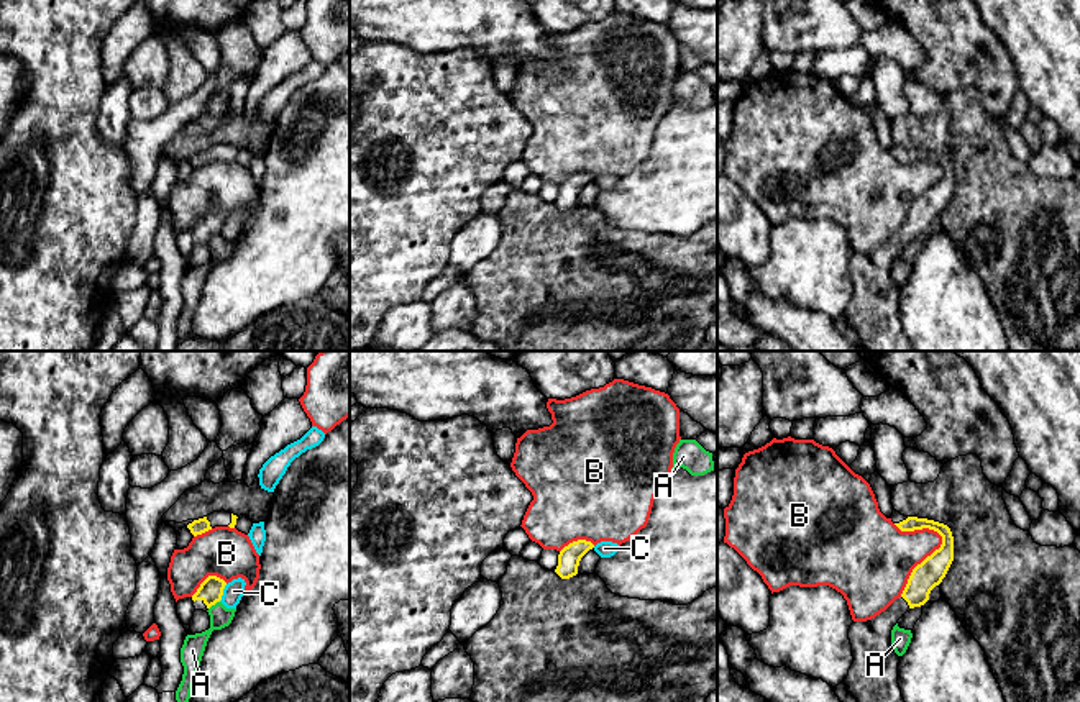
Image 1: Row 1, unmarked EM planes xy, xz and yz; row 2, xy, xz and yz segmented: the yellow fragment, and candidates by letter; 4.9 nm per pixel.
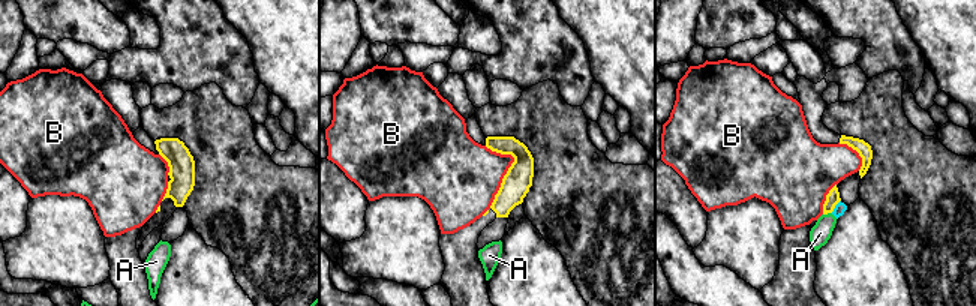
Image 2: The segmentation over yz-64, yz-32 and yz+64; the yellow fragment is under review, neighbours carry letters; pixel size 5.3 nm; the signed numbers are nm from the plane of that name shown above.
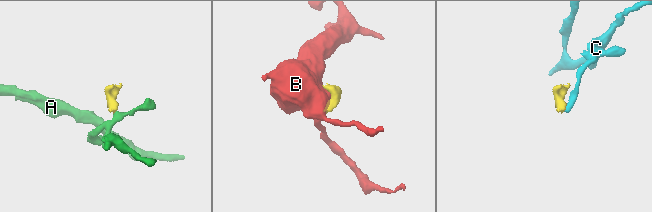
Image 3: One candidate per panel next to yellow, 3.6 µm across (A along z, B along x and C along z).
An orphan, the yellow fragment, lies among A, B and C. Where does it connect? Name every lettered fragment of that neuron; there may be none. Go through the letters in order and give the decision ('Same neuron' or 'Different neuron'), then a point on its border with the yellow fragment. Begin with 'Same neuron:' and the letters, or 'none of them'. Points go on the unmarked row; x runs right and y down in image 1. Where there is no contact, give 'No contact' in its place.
Same neuron: none of them
A: Different neuron. Touches yellow at xy (214, 237)
B: Different neuron. Touches yellow at yz (923, 194)
C: Different neuron. Touches yellow at xy (222, 225)

